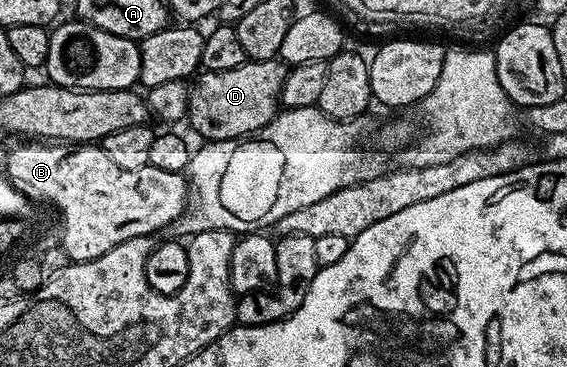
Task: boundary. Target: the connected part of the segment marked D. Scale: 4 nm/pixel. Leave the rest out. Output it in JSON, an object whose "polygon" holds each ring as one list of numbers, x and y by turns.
{"polygon":[[248,59,240,67,232,67,232,71,199,72,190,90,188,125,210,143,237,141,257,133,279,112,287,72,287,66,278,59]]}

